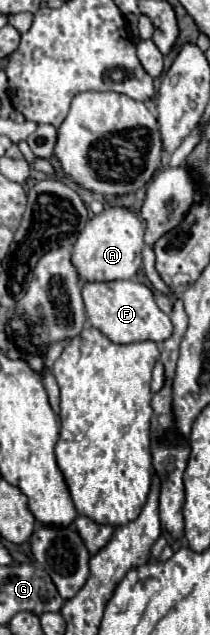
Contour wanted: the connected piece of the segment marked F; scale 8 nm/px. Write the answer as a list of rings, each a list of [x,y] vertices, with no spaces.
[[[137,279],[109,281],[109,283],[83,283],[83,303],[87,319],[93,327],[105,333],[113,343],[133,343],[133,341],[165,341],[173,325],[169,315],[165,315],[153,297],[151,287],[139,283]]]

